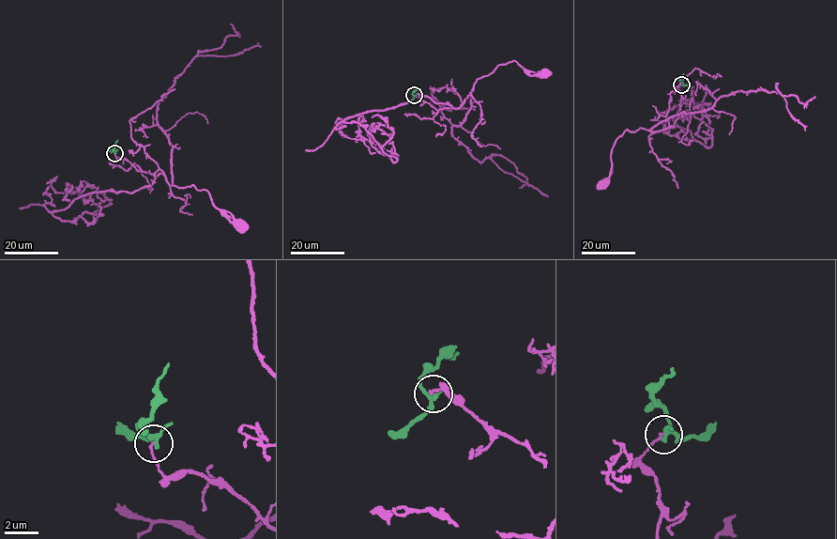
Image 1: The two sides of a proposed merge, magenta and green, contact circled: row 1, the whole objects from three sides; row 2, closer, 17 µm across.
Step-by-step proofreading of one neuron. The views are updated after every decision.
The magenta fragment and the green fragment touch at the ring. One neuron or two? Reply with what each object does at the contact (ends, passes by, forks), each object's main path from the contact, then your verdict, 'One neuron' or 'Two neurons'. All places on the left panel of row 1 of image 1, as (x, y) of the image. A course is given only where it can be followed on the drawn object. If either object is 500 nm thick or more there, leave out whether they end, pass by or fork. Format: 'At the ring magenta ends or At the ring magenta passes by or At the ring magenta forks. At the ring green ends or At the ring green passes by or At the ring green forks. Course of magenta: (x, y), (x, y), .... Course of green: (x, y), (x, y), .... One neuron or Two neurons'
At the ring magenta ends. At the ring green forks. Course of magenta: (115, 152), (140, 171), (162, 174), (172, 186), (207, 191), (214, 205), (240, 225). Course of green: (115, 152), (113, 149), (117, 140). Two neurons

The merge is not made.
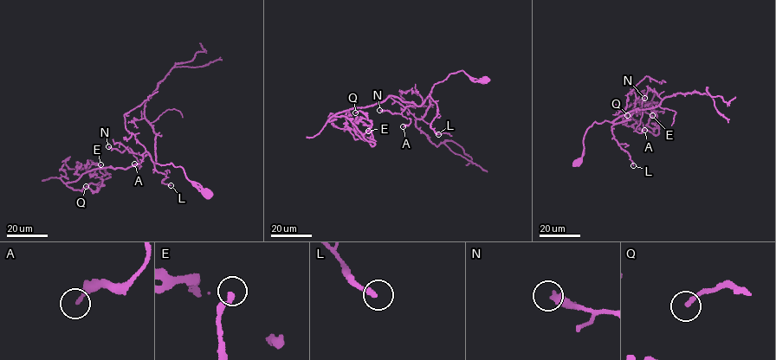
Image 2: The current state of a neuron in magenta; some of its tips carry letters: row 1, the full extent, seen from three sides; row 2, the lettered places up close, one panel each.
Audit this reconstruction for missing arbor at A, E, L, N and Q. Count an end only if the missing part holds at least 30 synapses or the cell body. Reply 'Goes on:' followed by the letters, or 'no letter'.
Goes on: no letter

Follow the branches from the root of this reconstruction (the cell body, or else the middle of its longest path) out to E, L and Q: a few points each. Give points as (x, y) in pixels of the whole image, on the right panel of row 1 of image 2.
E: (578, 162), (594, 122), (630, 119), (618, 111), (630, 102), (630, 116), (655, 135), (652, 115)
L: (578, 162), (585, 131), (594, 122), (605, 120), (615, 124), (611, 126), (614, 137), (633, 165)
Q: (578, 162), (589, 126), (630, 119), (618, 111), (630, 102), (630, 116), (643, 130), (624, 124), (627, 115)

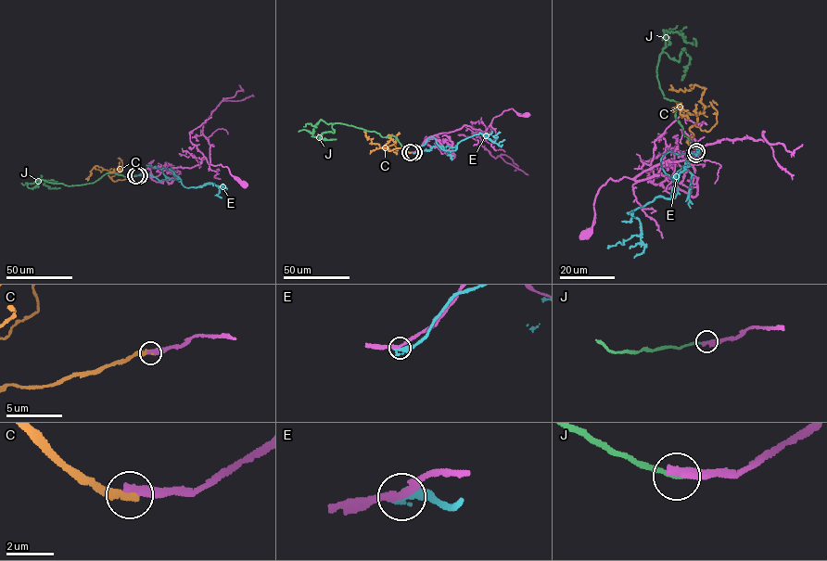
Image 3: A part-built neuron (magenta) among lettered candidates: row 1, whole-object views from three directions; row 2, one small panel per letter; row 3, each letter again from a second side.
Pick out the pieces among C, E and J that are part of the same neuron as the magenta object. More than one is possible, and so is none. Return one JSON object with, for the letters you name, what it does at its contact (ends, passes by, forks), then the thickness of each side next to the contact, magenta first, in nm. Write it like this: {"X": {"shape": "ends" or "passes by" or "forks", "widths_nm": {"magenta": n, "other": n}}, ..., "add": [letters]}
{"add": []}

